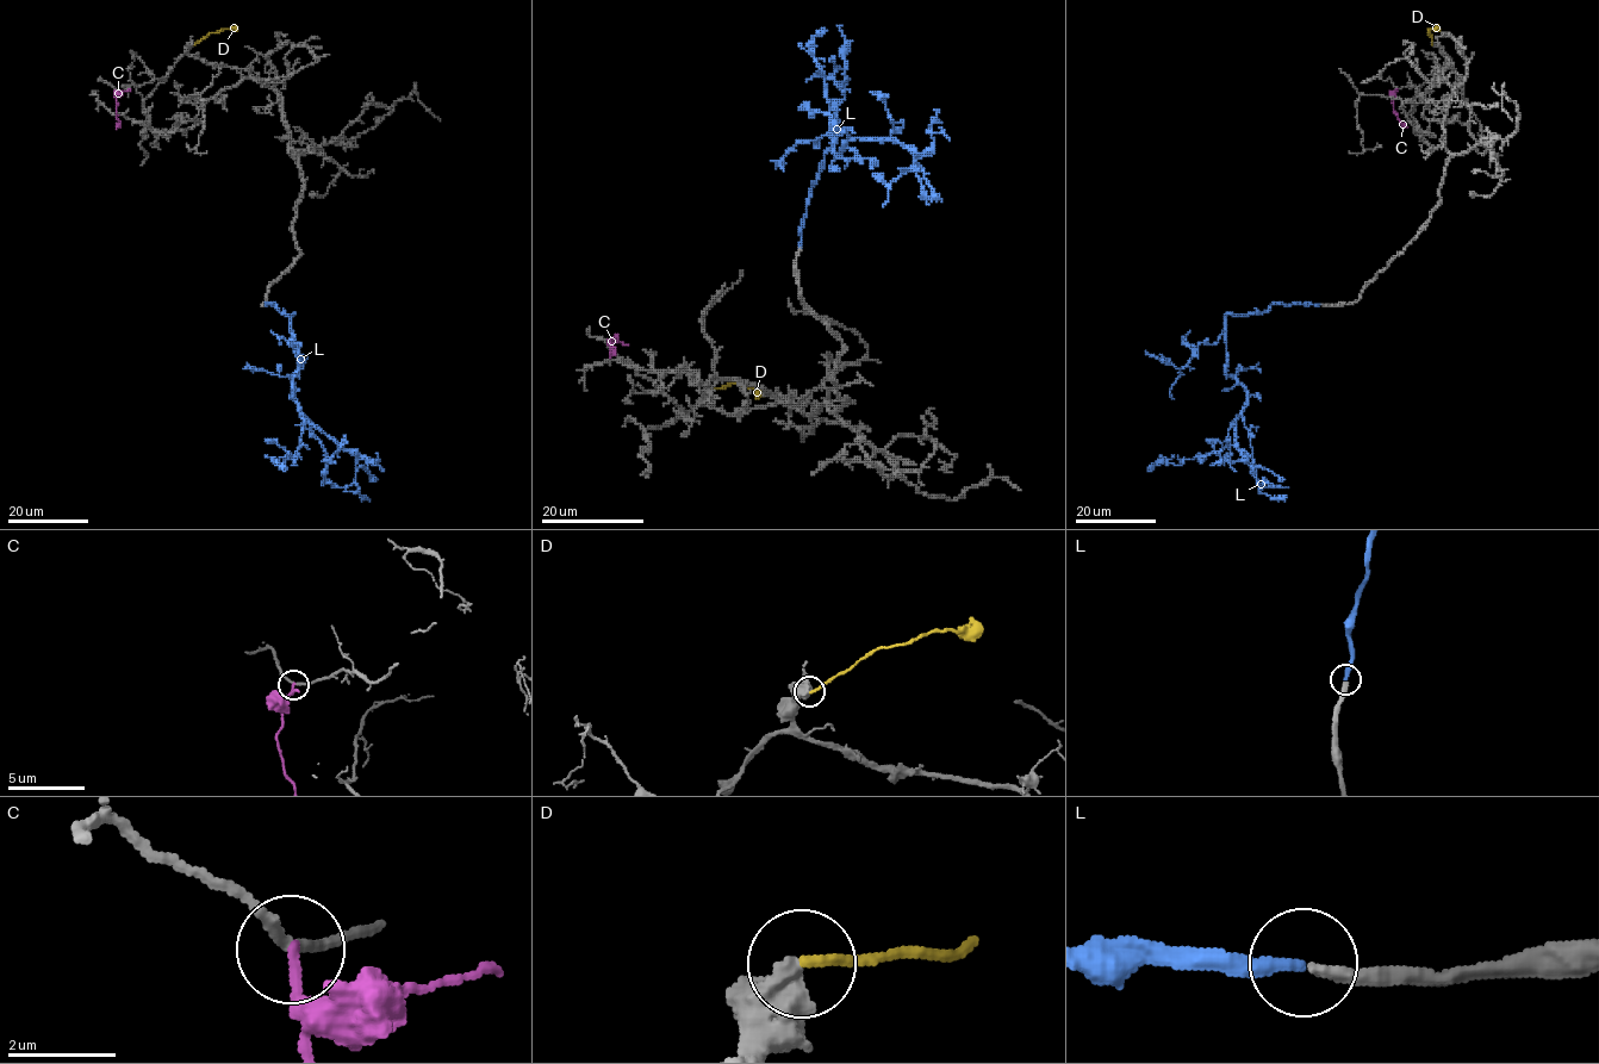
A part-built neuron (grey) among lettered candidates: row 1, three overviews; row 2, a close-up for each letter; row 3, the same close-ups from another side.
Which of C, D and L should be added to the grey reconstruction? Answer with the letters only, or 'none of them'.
L

